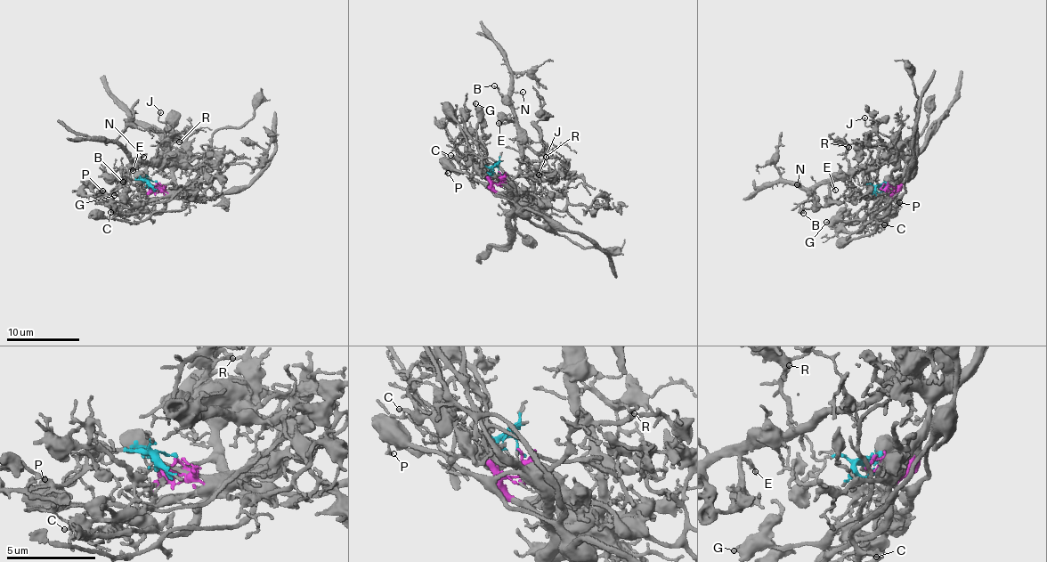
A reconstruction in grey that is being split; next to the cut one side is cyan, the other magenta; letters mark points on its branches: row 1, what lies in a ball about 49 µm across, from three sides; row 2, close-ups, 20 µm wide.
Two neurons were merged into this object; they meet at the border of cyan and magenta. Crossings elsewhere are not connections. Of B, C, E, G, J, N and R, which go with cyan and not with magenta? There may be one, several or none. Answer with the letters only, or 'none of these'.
C, G

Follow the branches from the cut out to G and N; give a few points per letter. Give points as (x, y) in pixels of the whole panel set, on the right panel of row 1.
G: (883, 183), (877, 185), (880, 189), (881, 203), (872, 218), (864, 221), (825, 222)
N: (883, 184), (895, 190), (898, 186), (905, 165), (900, 158), (831, 175), (804, 189), (797, 184)

